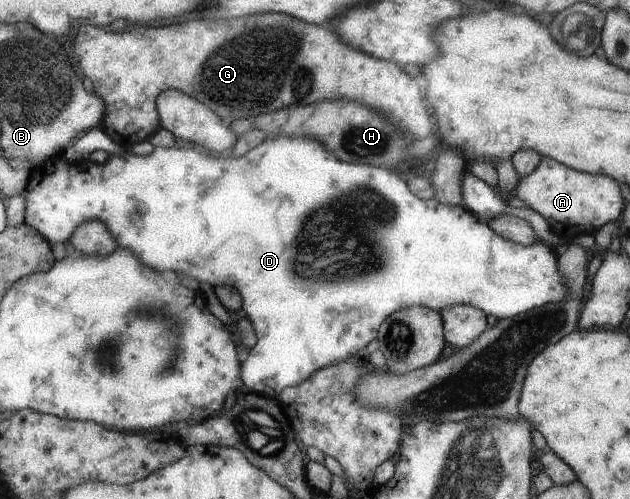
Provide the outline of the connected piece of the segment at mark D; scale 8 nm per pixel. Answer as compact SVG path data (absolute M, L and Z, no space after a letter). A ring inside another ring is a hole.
M274 135L274 138L265 138L258 146L238 158L234 158L234 156L216 158L214 155L202 154L195 148L174 148L173 146L170 148L154 147L150 154L145 156L132 154L128 149L123 149L120 156L108 154L108 158L102 163L92 163L87 159L74 164L72 161L62 161L60 156L49 157L32 170L28 184L20 196L24 198L23 223L41 233L51 245L63 244L69 240L69 236L73 234L77 226L80 226L80 223L85 223L86 220L101 220L112 233L113 239L117 241L117 246L128 248L130 252L134 253L134 256L138 256L138 260L142 260L142 264L148 264L158 270L182 272L186 276L196 278L198 282L202 280L212 286L216 286L216 284L234 286L242 296L242 306L238 314L246 312L248 320L252 322L254 328L258 328L258 332L256 332L258 340L252 348L248 349L248 356L242 362L241 380L248 392L268 399L276 400L280 391L286 387L298 386L320 368L345 361L346 358L354 359L354 354L358 350L362 350L372 338L377 337L377 330L381 323L400 308L421 306L434 310L434 312L440 312L446 307L453 307L454 304L466 304L466 306L478 308L480 312L485 312L486 316L492 314L499 319L521 315L522 312L542 308L546 304L558 304L560 300L566 300L566 296L570 296L566 278L559 271L558 250L551 249L542 241L524 245L506 240L461 205L440 204L434 198L426 200L416 198L394 172L390 172L384 167L346 164L345 161L338 160L321 141L304 138L304 136L290 138ZM376 224L382 226L380 228L382 234L378 238L372 238L368 232Z

